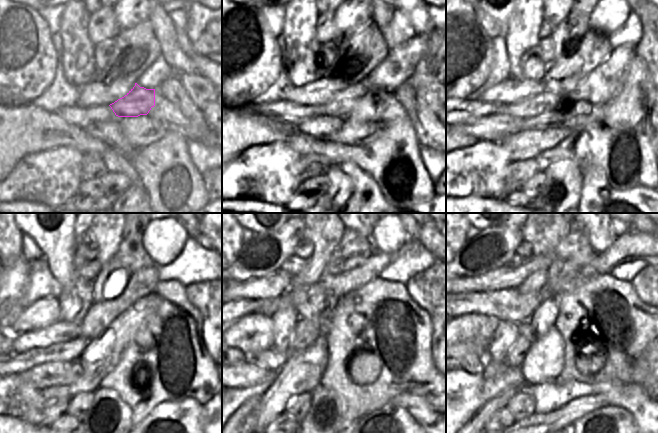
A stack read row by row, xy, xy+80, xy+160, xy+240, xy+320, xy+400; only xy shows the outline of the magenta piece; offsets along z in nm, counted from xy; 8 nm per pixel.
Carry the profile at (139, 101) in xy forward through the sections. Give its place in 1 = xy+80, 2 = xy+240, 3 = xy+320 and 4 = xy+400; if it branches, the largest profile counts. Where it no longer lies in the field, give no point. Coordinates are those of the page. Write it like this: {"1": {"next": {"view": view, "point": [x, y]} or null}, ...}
{"1": {"next": {"view": "xy+80", "point": [341, 104]}}, "2": {"next": {"view": "xy+240", "point": [61, 331]}}, "3": {"next": {"view": "xy+320", "point": [253, 334]}}, "4": {"next": {"view": "xy+400", "point": [469, 327]}}}

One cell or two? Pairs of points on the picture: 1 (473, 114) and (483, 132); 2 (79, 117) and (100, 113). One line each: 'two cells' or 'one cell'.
1: two cells
2: one cell

